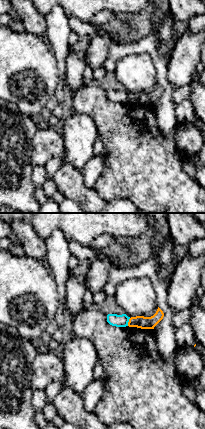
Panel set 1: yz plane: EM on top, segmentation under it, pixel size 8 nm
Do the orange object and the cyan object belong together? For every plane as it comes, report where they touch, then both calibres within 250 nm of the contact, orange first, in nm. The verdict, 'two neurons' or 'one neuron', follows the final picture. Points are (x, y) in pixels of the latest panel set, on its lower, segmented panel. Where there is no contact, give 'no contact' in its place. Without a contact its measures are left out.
meets orange at (128, 322); 100 nm thick on the orange side, 100 nm on the other

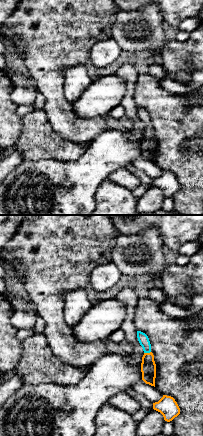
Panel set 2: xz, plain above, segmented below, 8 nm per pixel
meets orange at (147, 353); 130 nm thick on the orange side, 90 nm on the other

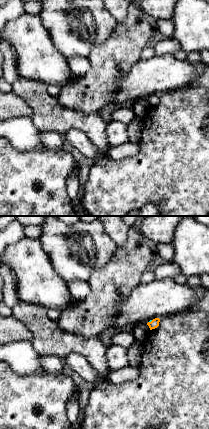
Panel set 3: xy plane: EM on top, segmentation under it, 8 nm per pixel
meets orange at (151, 321); 70 nm thick on the orange side, 20 nm on the other

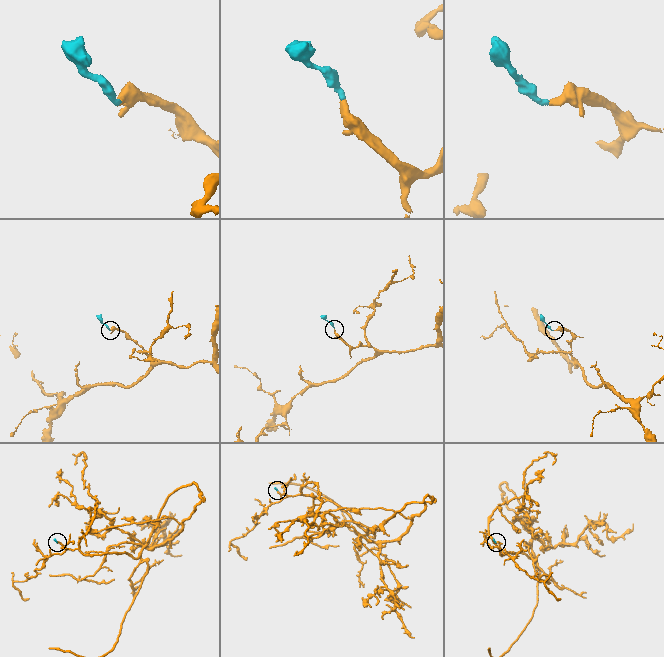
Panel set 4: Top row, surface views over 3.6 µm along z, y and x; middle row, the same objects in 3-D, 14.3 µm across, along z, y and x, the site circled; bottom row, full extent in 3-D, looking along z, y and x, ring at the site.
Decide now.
one neuron

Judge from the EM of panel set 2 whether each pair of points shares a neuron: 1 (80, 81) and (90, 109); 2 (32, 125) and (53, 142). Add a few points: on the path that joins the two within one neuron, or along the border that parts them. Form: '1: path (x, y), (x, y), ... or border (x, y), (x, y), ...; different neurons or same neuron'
1: border (92, 81), (71, 104); different neurons
2: path (37, 130), (48, 141); same neuron

